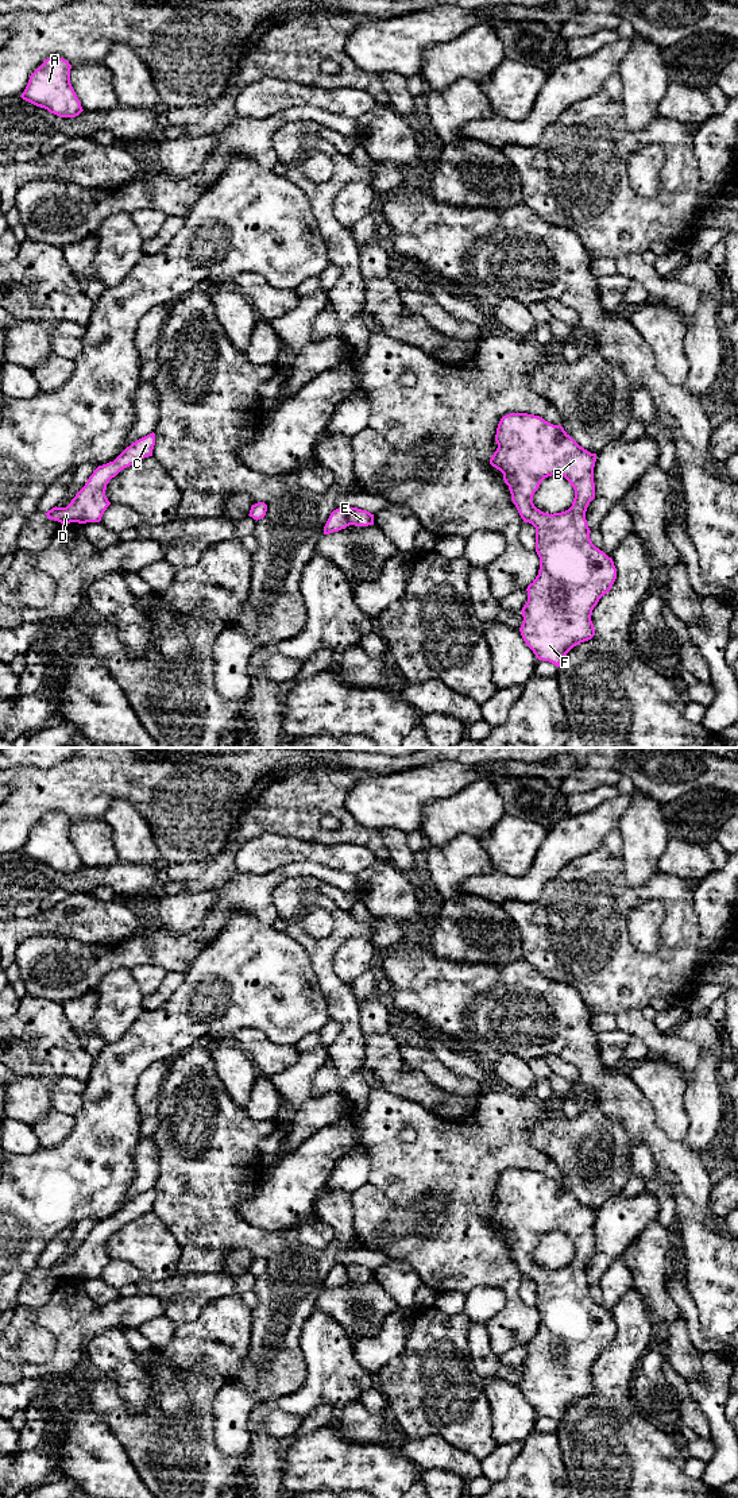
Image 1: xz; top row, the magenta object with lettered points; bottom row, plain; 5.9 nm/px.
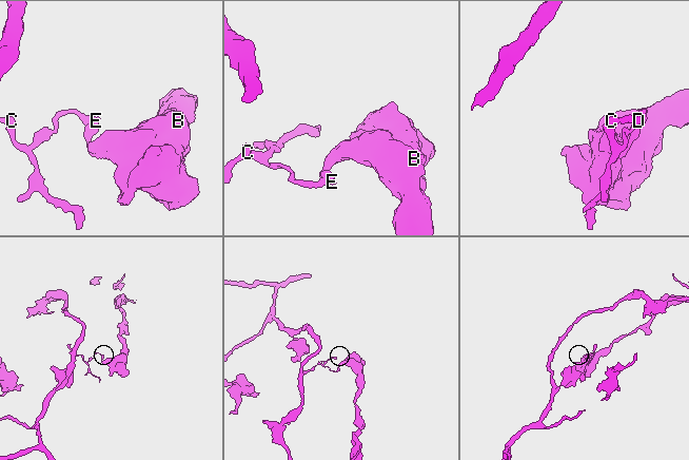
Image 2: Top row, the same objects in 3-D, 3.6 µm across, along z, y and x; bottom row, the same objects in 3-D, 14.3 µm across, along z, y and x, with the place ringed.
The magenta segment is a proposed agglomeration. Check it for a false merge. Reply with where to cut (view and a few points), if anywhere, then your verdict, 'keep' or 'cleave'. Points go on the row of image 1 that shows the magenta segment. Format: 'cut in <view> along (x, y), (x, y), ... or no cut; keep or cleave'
cut in xz along (346, 510), (346, 518), (350, 524); cleave

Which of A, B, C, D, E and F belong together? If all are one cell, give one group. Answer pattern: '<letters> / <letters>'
A B E F / C D

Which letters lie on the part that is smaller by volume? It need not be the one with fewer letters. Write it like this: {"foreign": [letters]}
{"foreign": ["C", "D"]}

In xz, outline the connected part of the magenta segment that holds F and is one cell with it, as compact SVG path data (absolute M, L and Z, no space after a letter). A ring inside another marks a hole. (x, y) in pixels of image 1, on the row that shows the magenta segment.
M528 413L503 416L495 441L498 448L490 464L503 474L511 501L523 522L536 528L536 552L540 557L538 575L526 588L528 602L521 610L523 621L519 632L538 660L559 668L573 646L595 636L592 610L617 579L613 559L592 544L586 520L587 507L595 498L596 453L580 447L561 425ZM552 475L564 476L575 490L575 498L568 510L549 514L534 506L533 495L541 482Z

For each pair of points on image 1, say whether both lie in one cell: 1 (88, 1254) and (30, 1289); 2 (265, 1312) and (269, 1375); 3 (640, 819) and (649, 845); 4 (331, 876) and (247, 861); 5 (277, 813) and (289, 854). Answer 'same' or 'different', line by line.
1: same
2: same
3: same
4: different
5: different

